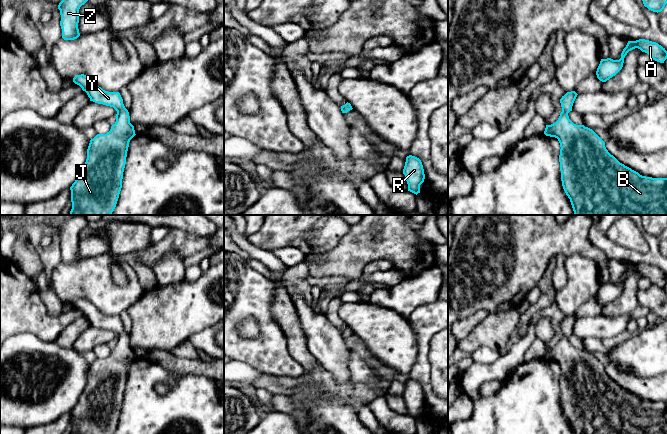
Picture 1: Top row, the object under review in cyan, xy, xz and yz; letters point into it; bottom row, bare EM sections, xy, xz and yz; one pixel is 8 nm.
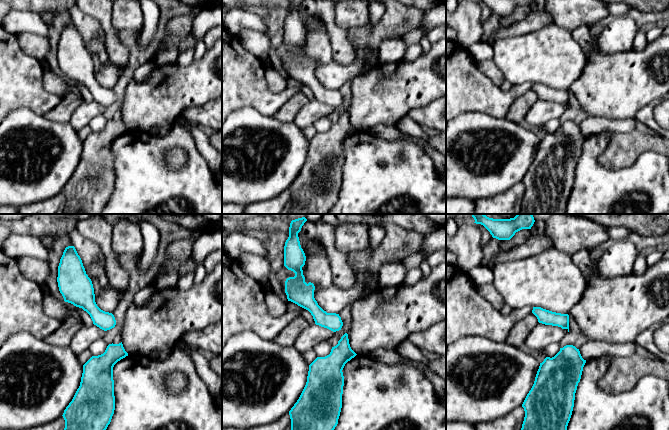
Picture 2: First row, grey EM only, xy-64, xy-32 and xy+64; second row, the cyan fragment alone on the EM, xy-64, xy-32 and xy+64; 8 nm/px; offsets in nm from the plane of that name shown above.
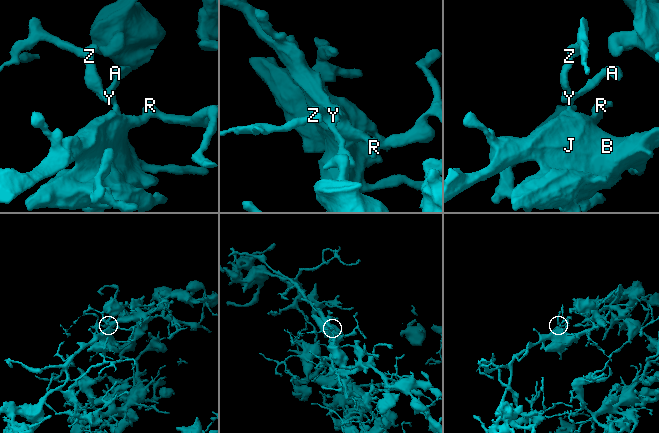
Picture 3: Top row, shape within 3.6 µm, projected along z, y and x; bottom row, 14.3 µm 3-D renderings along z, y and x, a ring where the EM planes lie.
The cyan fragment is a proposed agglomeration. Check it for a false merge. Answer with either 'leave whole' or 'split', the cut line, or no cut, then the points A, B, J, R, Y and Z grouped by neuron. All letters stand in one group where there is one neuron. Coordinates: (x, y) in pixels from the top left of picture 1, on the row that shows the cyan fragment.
leave whole; cut none; groups A B J R Y Z

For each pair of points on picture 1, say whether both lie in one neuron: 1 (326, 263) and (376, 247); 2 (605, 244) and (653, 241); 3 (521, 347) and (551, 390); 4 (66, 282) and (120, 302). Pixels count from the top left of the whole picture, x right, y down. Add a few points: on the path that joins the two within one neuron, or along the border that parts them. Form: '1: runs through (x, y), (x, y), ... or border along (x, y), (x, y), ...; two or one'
1: runs through (338, 262), (345, 260), (358, 247), (364, 247); one
2: runs through (619, 252), (630, 257), (646, 257), (648, 255); one
3: border along (524, 361), (507, 377); two
4: runs through (79, 282), (94, 282), (107, 295); one

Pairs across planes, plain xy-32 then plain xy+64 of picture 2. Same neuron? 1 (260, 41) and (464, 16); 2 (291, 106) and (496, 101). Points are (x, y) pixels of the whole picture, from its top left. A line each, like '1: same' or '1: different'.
1: same
2: different

